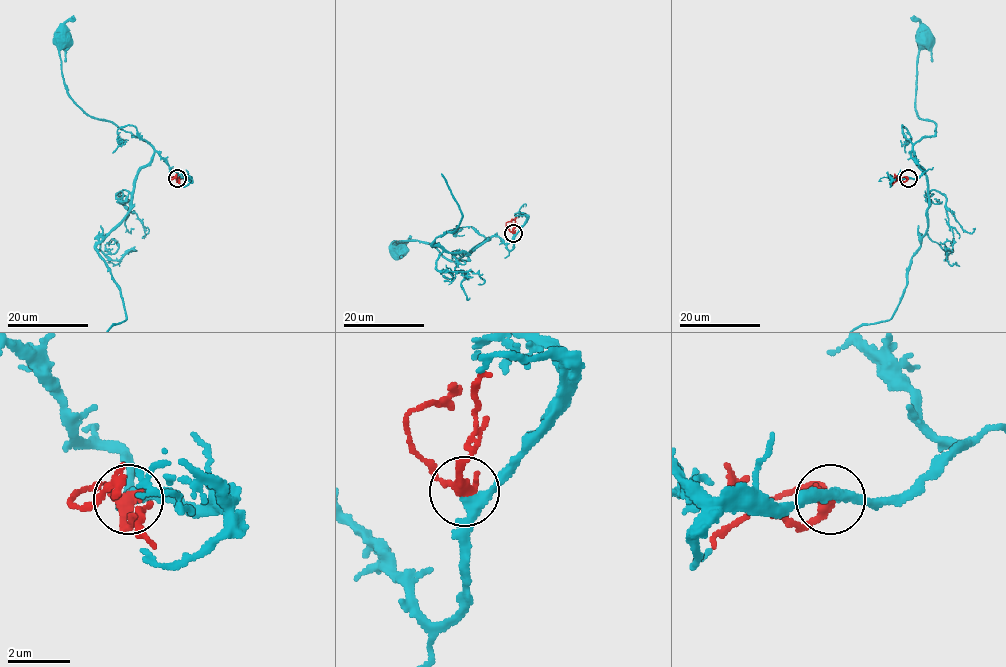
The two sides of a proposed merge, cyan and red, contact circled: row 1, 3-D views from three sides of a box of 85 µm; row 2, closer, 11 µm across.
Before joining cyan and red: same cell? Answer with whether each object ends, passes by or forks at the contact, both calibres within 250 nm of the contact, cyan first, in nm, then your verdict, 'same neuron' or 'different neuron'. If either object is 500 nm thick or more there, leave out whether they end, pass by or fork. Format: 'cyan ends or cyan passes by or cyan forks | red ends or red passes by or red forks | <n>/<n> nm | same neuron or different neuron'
cyan passes by | red passes by | 320/320 nm | same neuron

